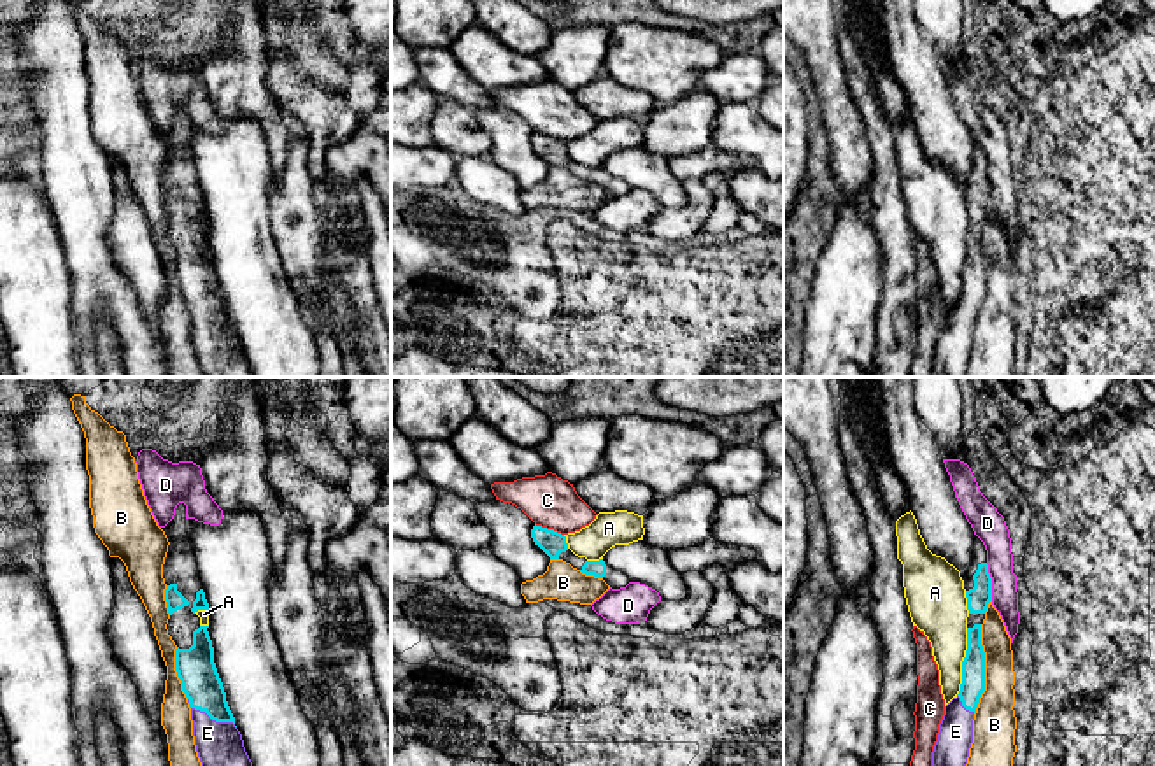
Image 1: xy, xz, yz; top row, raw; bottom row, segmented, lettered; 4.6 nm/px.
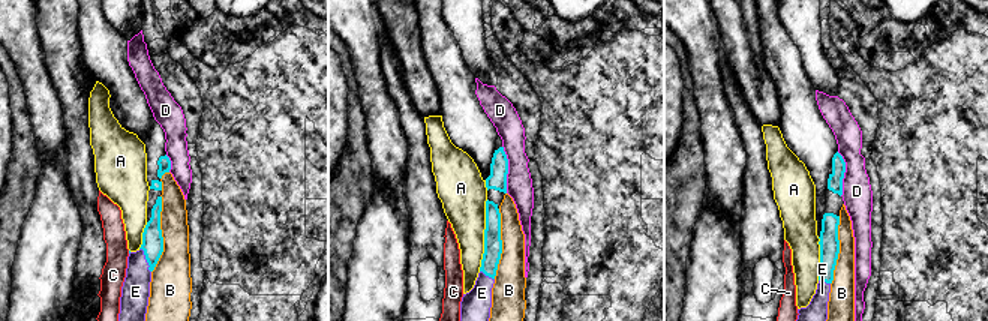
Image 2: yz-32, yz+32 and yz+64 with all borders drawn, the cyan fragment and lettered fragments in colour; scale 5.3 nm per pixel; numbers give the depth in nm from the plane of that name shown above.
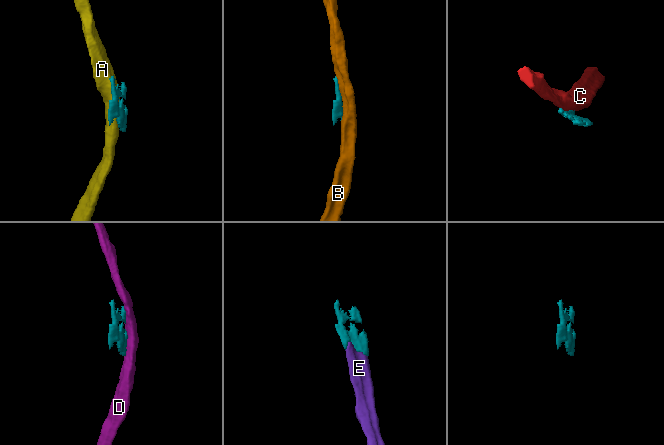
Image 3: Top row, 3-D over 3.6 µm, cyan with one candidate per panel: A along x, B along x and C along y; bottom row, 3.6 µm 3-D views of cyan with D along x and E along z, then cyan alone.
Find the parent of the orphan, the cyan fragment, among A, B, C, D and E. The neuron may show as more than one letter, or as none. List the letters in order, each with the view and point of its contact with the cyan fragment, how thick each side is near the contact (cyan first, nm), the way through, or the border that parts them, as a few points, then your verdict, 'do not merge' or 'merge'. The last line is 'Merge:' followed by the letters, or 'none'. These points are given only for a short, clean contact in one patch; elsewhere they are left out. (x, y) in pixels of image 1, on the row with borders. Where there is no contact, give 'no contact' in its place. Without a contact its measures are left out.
A: yz (963, 661) | 110/240 nm | do not merge
B: yz (984, 670) | 110/190 nm | do not merge
C: xz (549, 530) | 110/240 nm | do not merge
D: yz (991, 582) | 110/150 nm | do not merge
E: xy (214, 719) | 180/200 nm | across xy (195, 668), (214, 719), (218, 744) | merge
Merge: E

